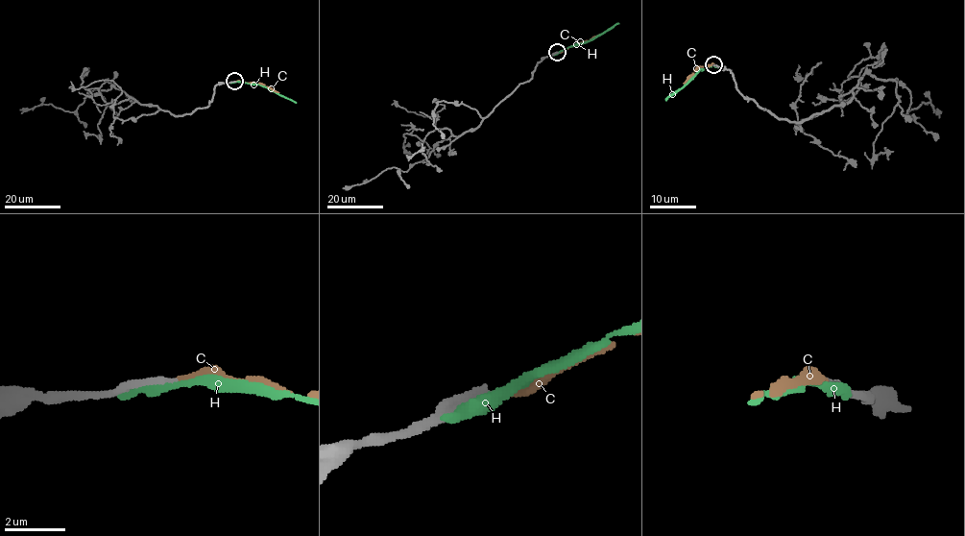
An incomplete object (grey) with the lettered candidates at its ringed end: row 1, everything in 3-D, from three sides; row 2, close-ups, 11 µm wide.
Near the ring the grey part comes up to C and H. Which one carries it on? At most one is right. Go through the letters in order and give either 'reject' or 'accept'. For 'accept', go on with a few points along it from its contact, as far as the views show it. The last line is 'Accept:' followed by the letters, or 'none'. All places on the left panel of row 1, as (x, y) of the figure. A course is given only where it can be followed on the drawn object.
C: reject
H: reject
Accept: none

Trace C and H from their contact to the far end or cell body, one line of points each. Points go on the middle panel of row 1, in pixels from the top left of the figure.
C: (558, 52), (601, 34)
H: (555, 54), (585, 43), (618, 23)

